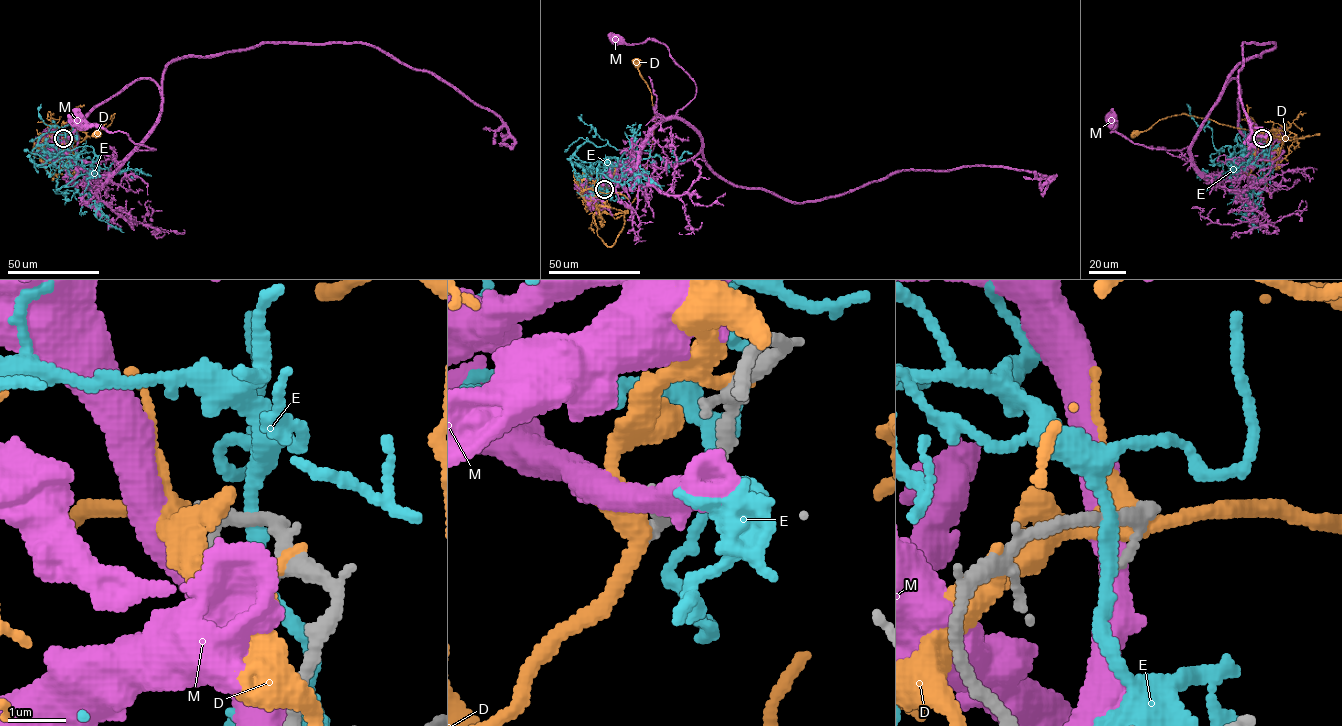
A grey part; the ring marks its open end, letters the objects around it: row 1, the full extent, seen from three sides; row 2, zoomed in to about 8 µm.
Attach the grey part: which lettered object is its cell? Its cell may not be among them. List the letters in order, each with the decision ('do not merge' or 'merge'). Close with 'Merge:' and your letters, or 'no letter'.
D: do not merge
E: do not merge
M: do not merge
Merge: no letter

